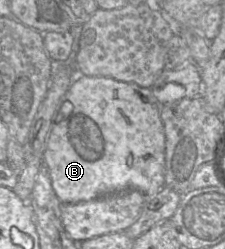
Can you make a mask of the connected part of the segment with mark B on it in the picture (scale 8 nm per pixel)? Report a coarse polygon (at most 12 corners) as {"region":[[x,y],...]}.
{"region":[[75,78],[43,156],[62,204],[165,187],[151,88]]}

